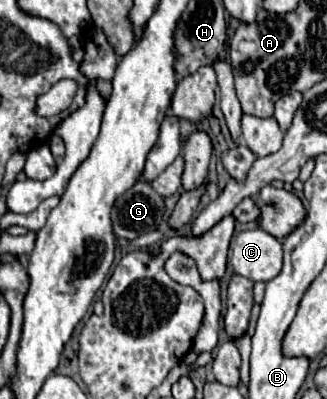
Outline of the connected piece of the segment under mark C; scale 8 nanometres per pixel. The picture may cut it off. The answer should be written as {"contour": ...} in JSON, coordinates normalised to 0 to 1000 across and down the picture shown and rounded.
{"contour":[[[804,574],[737,579],[706,604],[706,664],[725,689],[817,709],[859,679],[859,609]]]}

